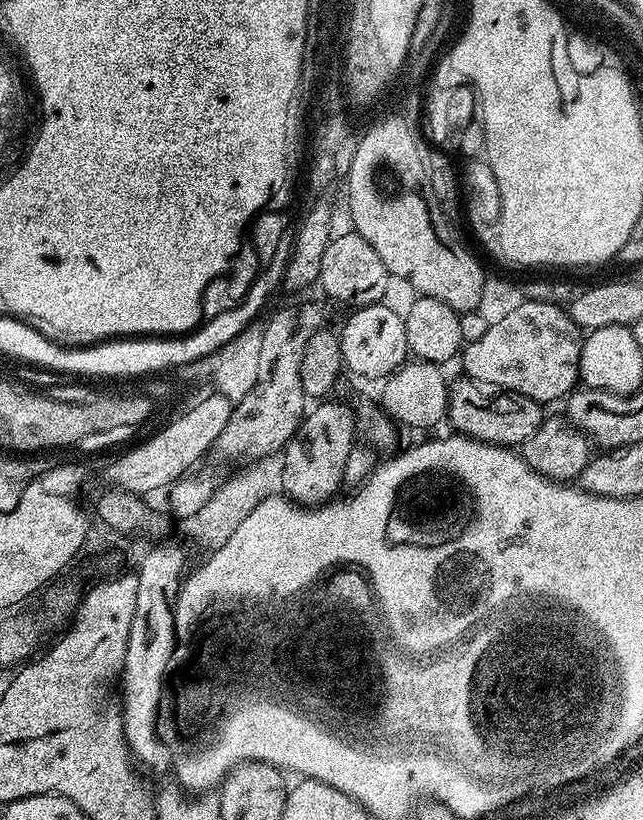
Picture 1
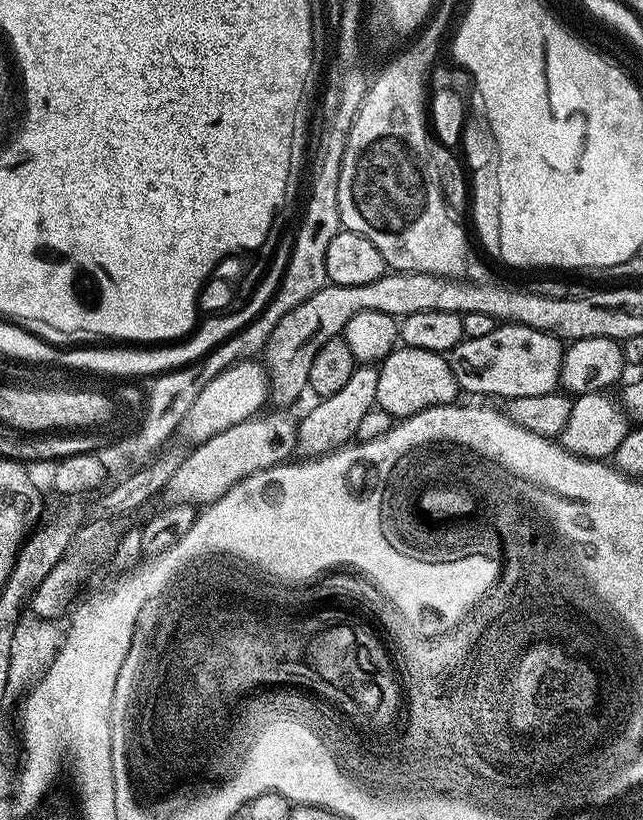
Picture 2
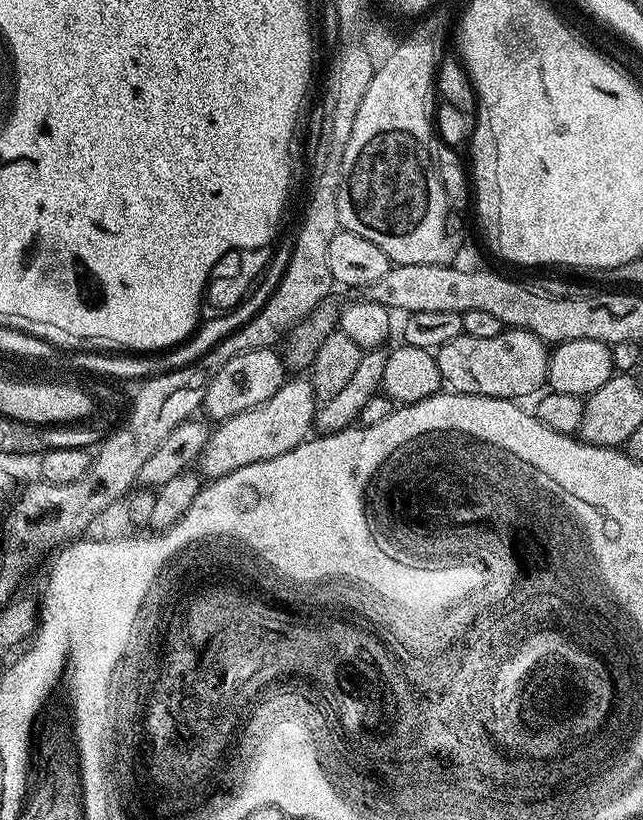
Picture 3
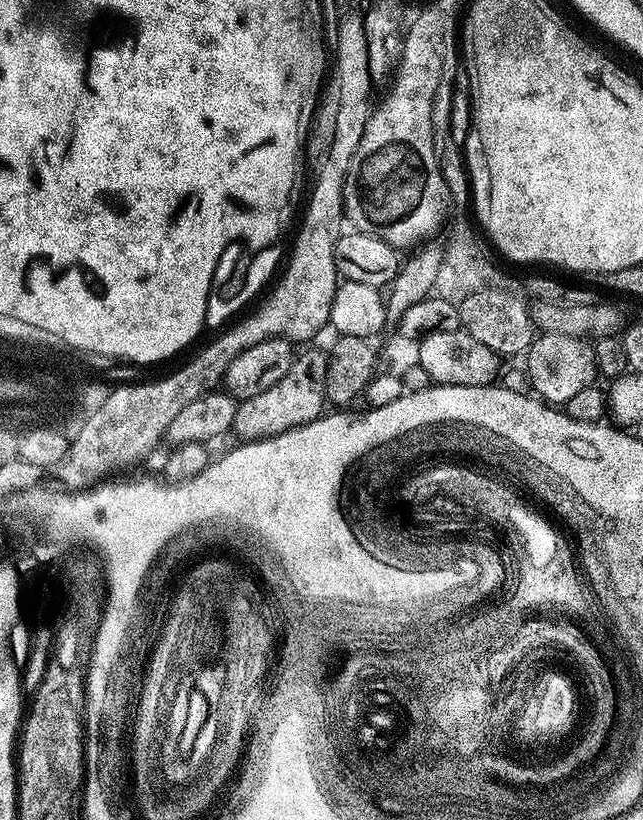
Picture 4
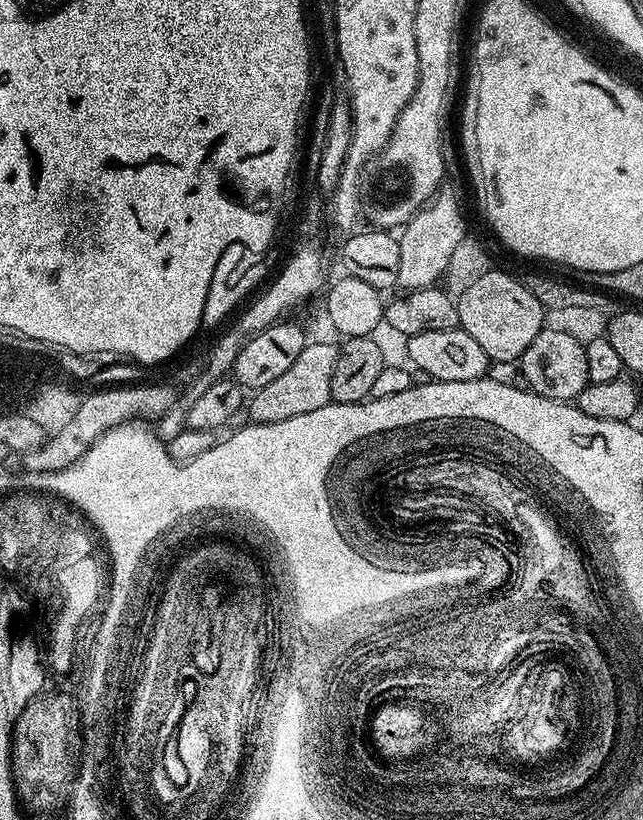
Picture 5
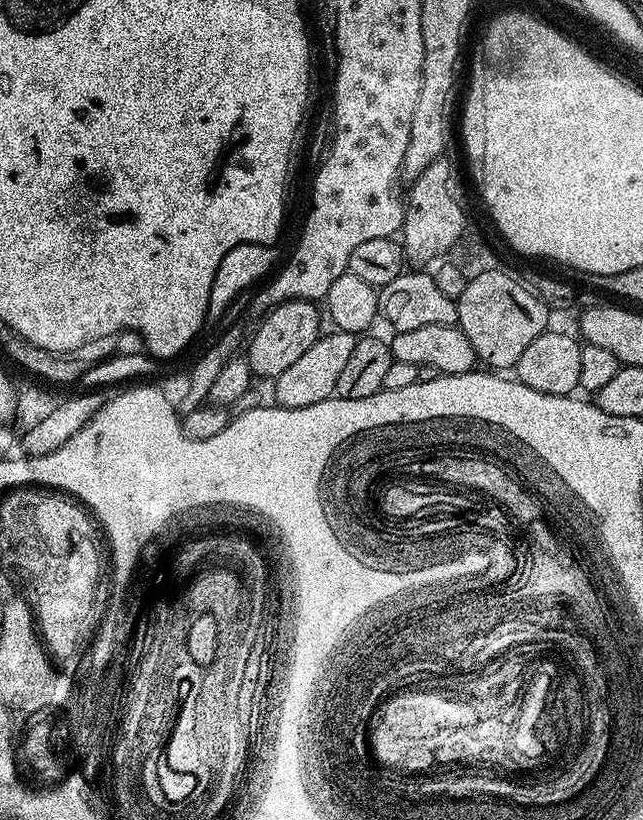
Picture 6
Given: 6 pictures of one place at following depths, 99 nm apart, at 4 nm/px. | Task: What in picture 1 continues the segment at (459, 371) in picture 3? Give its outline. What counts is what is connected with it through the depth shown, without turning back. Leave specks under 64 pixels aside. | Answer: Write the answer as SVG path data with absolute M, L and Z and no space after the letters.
M524 300L522 306L517 306L511 314L506 314L506 318L489 324L485 336L478 338L478 342L466 345L462 352L463 375L469 380L497 384L508 392L517 392L548 406L551 400L563 401L577 387L581 354L582 329L568 317L567 311L561 305Z

